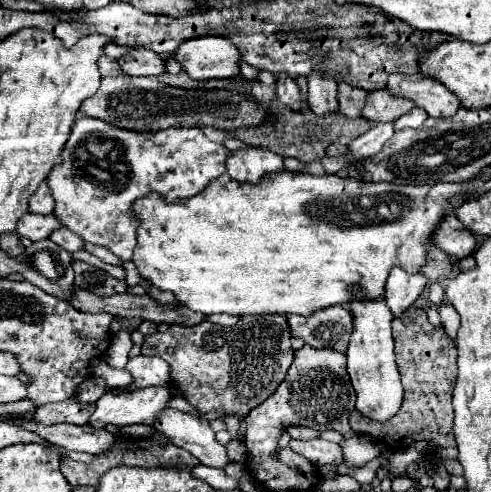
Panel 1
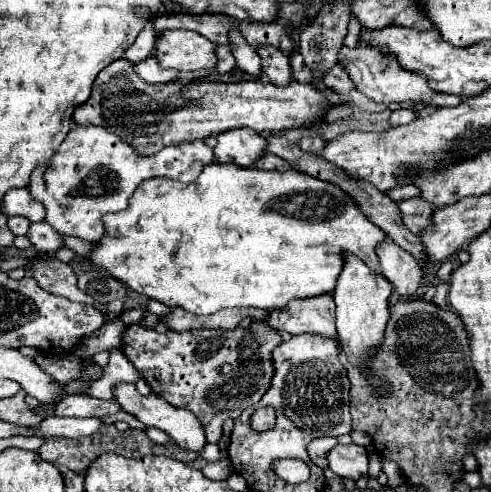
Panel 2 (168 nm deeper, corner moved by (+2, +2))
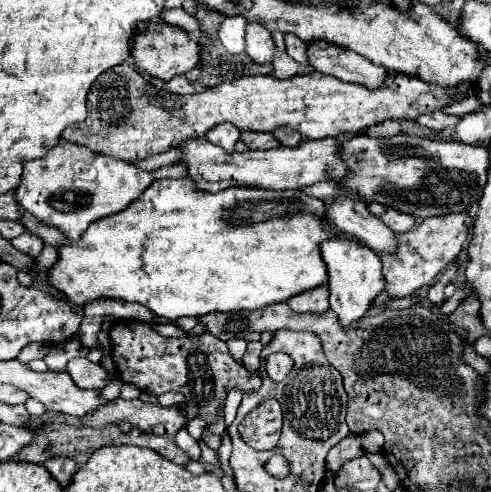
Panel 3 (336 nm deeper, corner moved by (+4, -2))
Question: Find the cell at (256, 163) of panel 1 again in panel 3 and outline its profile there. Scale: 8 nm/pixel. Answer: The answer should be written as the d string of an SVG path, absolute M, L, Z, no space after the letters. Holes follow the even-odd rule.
M220 124L218 128L212 128L206 136L208 142L224 148L228 154L232 154L234 150L234 144L240 140L240 130L232 124Z

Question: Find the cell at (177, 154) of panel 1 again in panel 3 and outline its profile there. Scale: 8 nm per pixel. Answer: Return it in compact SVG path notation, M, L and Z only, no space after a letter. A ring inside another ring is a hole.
M60 140L56 148L52 148L44 158L28 160L24 164L22 182L16 188L16 200L42 224L60 230L68 240L78 240L80 234L88 228L88 224L124 210L154 180L186 176L188 168L182 162L146 172L128 162L100 156L100 152L92 152L90 148Z

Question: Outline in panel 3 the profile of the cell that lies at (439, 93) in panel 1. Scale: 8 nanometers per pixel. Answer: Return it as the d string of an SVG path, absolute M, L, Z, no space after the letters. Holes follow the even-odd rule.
M310 42L308 58L310 66L320 74L330 74L342 82L360 84L368 90L384 88L386 78L390 76L386 68L372 64L368 58L328 42Z

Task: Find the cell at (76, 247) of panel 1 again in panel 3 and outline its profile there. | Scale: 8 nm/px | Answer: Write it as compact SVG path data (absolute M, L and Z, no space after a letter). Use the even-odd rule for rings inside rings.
M26 232L24 236L14 238L12 244L14 244L20 252L24 252L24 254L28 254L28 256L34 256L34 258L36 258L36 256L42 252L42 248L44 248L42 238L36 236L36 234L30 234L30 232Z

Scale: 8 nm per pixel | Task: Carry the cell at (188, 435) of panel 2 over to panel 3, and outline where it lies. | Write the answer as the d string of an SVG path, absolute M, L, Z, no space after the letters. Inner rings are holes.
M74 358L68 362L68 374L72 376L72 380L76 384L80 384L80 388L100 388L104 384L112 384L112 382L120 382L118 376L110 376L108 372L104 372L104 368L100 364L90 362L88 358Z

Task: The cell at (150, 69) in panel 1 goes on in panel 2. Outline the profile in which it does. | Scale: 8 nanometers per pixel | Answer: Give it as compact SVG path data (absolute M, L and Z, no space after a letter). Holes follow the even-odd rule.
M146 58L146 60L138 62L136 72L148 84L170 84L170 82L178 80L178 72L158 68L158 62L154 58Z

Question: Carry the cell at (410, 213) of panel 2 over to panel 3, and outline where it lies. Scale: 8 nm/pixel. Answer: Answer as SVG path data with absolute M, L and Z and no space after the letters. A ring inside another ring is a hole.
M368 204L368 208L372 210L372 214L380 216L384 220L384 224L388 228L392 228L392 232L406 232L410 230L418 220L412 218L412 216L404 216L404 212L396 212L396 208L388 208L388 206L382 206L382 204Z

